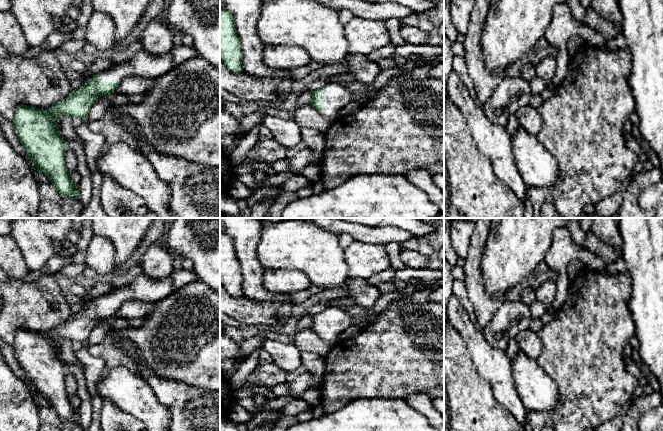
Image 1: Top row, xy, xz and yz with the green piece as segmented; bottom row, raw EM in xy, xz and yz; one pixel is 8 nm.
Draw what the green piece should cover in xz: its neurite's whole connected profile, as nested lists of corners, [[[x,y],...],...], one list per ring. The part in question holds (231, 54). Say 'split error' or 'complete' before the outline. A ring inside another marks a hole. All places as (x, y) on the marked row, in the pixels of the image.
complete | [[[220,10],[220,61],[232,72],[243,72],[243,51],[231,12]]]

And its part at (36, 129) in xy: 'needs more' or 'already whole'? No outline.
needs more

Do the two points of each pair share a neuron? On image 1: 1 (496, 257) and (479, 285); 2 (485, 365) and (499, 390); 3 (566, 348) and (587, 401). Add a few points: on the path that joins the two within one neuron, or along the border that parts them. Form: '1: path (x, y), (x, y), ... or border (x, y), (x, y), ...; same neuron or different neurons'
1: border (482, 255), (481, 276), (485, 290), (496, 298); different neurons
2: path (491, 371), (495, 375), (495, 382), (497, 384); same neuron
3: path (579, 361), (587, 369), (587, 388); same neuron

